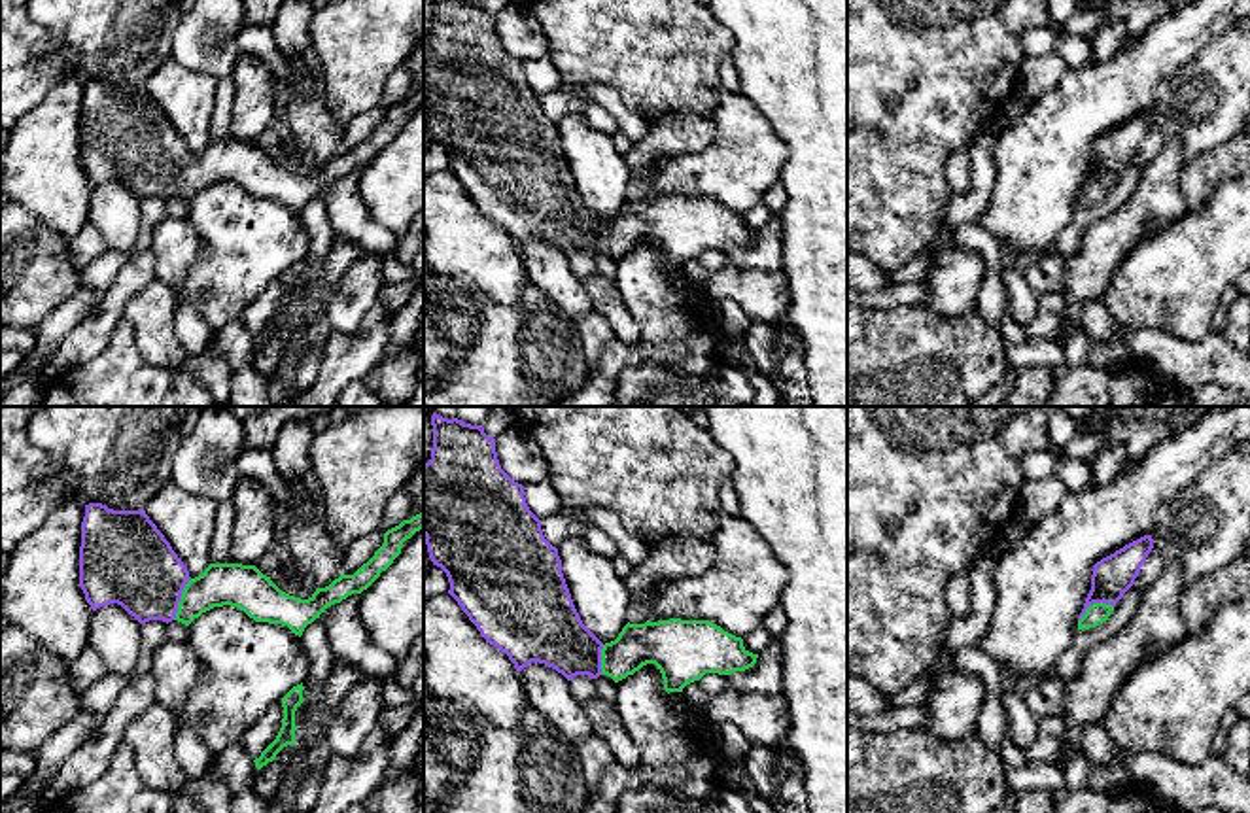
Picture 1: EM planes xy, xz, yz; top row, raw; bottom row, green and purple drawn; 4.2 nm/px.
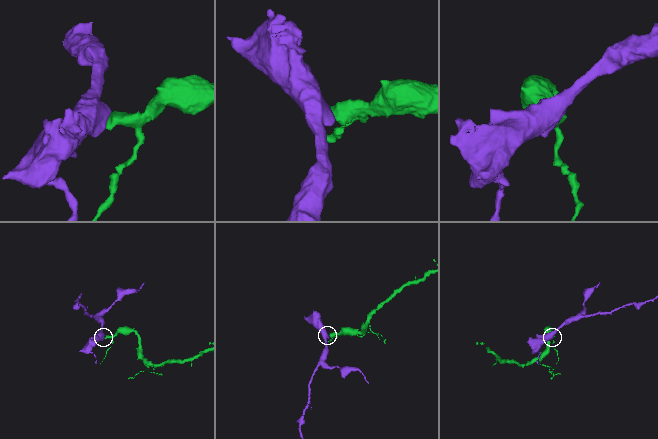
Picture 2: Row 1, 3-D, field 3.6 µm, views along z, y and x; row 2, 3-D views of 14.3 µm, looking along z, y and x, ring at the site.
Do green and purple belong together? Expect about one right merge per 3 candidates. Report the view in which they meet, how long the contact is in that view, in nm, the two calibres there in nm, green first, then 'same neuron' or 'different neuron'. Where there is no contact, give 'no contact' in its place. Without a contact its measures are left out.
meets green in xy; contact 200 nm long; 180 nm thick on the green side, 360 nm on the other; same neuron

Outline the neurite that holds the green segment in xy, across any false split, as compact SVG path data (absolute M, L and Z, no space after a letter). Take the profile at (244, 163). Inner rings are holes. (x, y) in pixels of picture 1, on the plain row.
M102 79L85 81L79 123L79 163L93 187L110 180L121 182L140 200L149 197L178 197L189 202L202 189L231 182L244 187L255 199L287 202L295 212L320 191L352 170L367 166L382 147L401 130L403 119L424 104L424 87L384 110L384 121L354 151L340 151L325 164L316 164L308 176L282 168L270 153L255 142L210 140L202 151L191 155L187 144L170 119L149 96L146 87L113 87Z

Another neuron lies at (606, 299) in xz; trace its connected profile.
M596 272L584 278L582 285L592 303L592 310L607 321L615 338L626 344L637 344L641 338L639 327L628 312L615 280Z

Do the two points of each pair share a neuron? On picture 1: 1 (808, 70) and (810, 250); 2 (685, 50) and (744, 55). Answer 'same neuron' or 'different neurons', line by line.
1: same neuron
2: different neurons

